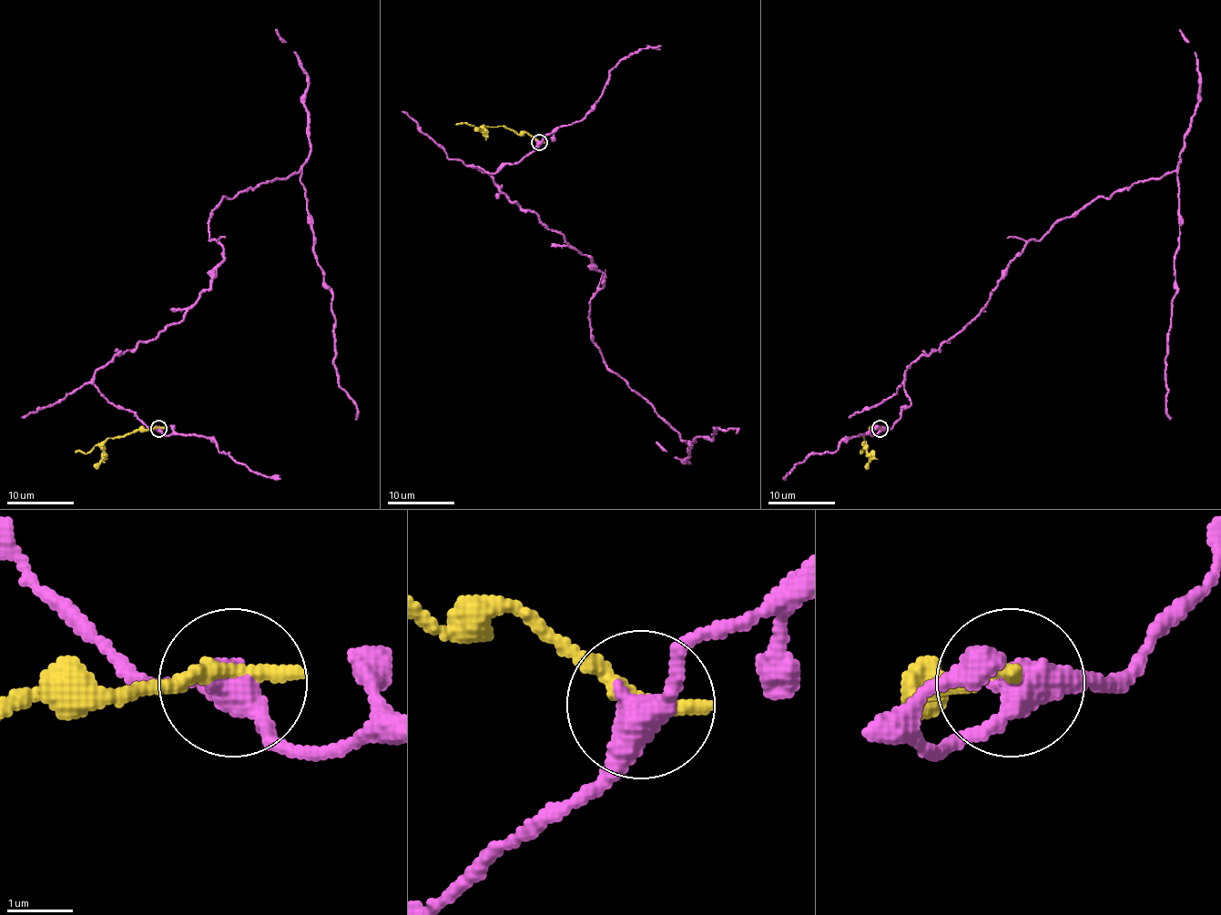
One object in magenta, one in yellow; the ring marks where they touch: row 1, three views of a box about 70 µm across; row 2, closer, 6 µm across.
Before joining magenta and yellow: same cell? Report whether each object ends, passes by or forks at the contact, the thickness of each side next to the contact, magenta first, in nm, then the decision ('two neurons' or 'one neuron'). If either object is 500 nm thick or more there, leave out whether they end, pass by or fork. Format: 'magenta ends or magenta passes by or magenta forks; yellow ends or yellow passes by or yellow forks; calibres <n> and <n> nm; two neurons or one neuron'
magenta passes by; yellow ends; calibres 440 and 300 nm; two neurons

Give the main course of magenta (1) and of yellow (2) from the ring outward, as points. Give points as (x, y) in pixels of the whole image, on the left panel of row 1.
1: (158, 428), (112, 404), (93, 374), (209, 287), (224, 260), (209, 215), (224, 198), (299, 171), (355, 420)
2: (158, 428), (106, 438), (86, 453), (75, 452)

